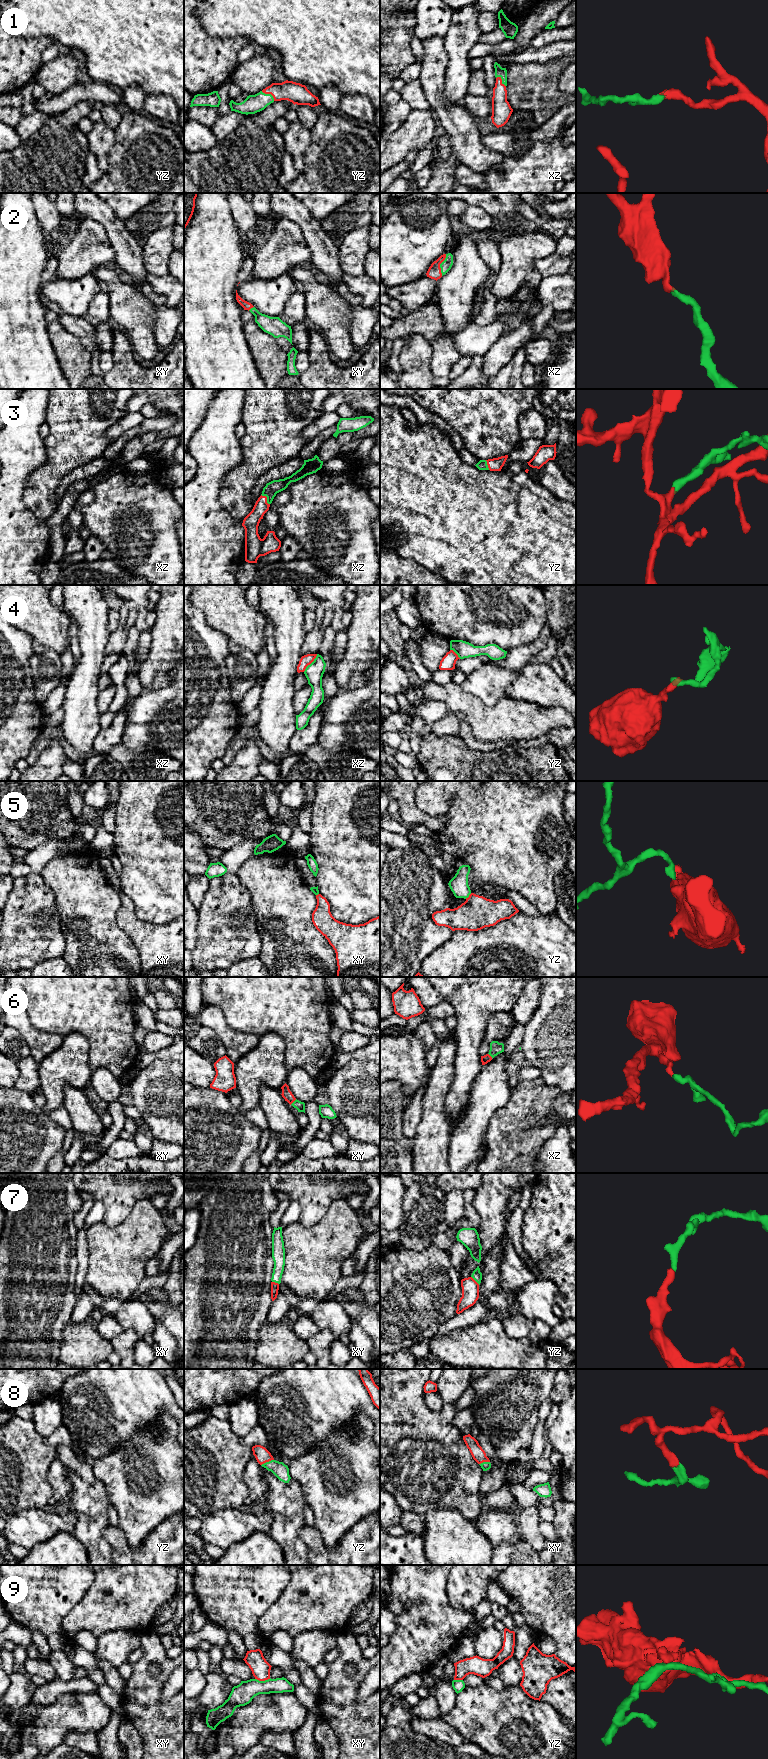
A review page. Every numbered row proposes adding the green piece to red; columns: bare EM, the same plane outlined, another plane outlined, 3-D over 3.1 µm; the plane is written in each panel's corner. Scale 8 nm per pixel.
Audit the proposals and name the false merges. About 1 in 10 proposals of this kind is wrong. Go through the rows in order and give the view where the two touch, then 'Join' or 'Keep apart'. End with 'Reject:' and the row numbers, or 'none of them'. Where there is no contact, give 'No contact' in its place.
1: Touches red in yz. Join
2: Touches red in xz. Join
3: Touches red in xz. Join
4: Touches red in xz. Keep apart
5: Touches red in yz. Keep apart
6: Touches red in xy. Join
7: Touches red in yz. Join
8: Touches red in yz. Join
9: Touches red in xy. Keep apart
Reject: 4, 5, 9

